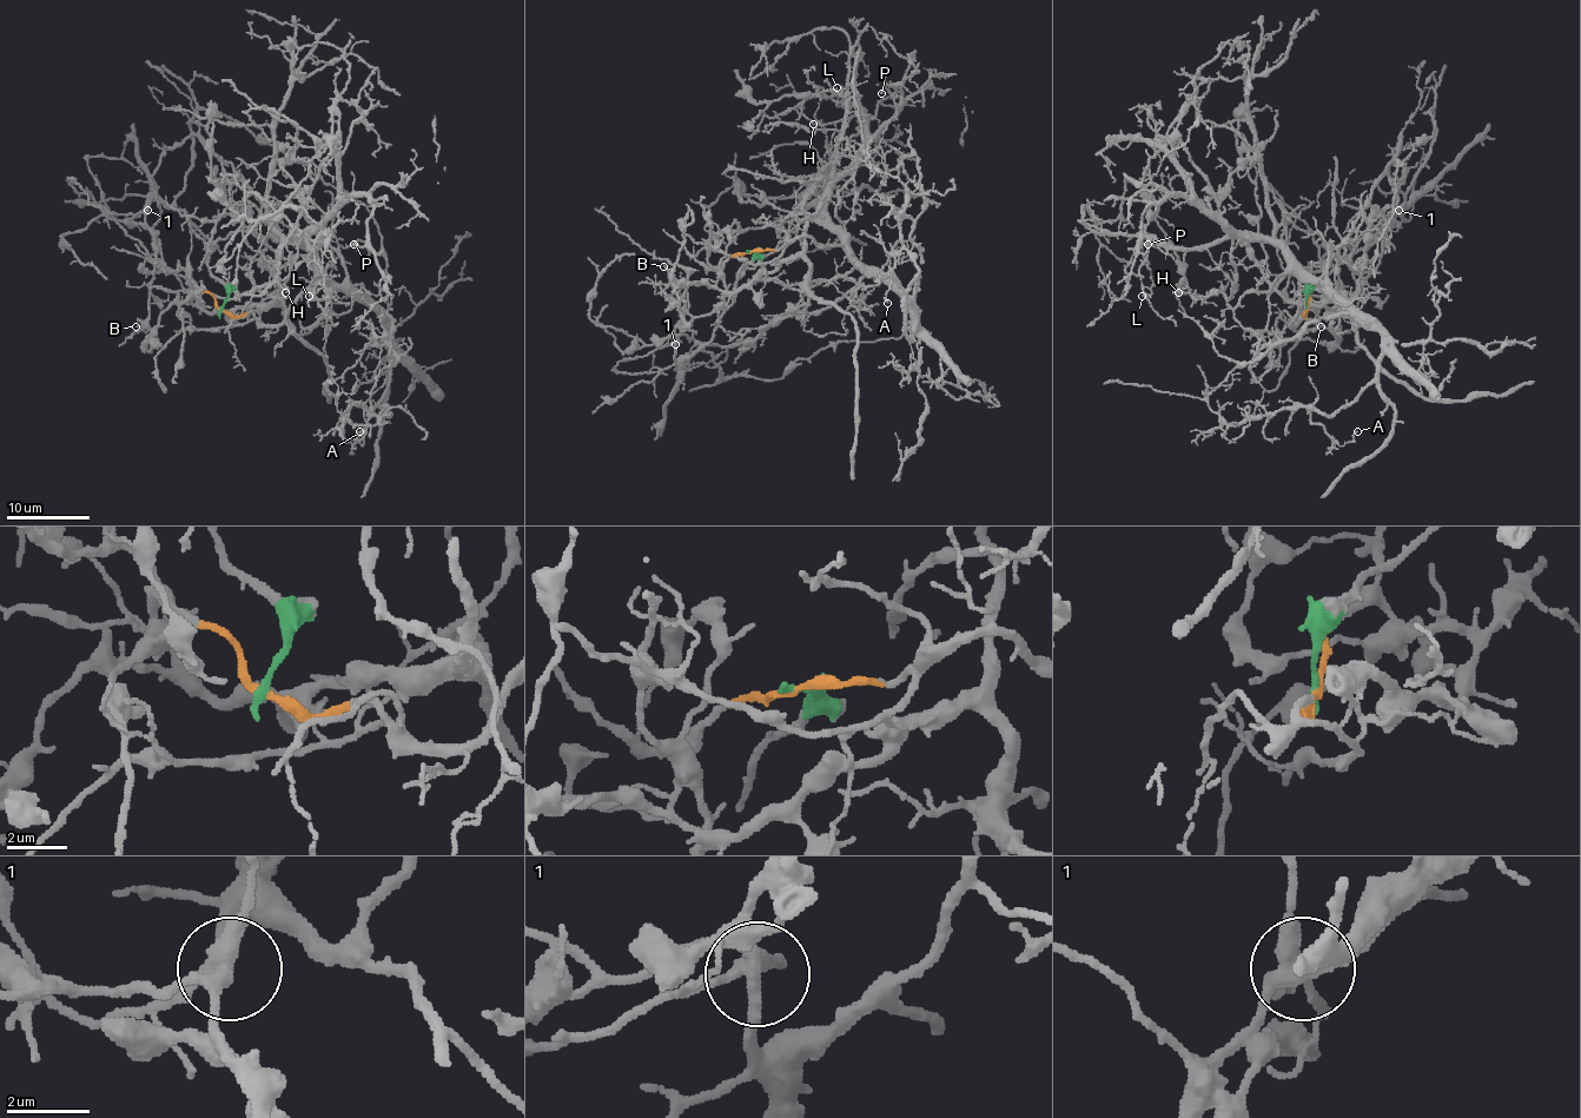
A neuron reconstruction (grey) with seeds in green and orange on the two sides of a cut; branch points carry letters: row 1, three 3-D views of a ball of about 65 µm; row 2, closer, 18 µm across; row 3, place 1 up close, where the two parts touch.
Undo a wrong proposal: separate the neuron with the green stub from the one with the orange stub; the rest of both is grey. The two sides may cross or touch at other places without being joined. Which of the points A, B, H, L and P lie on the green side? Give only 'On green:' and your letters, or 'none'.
On green: B

